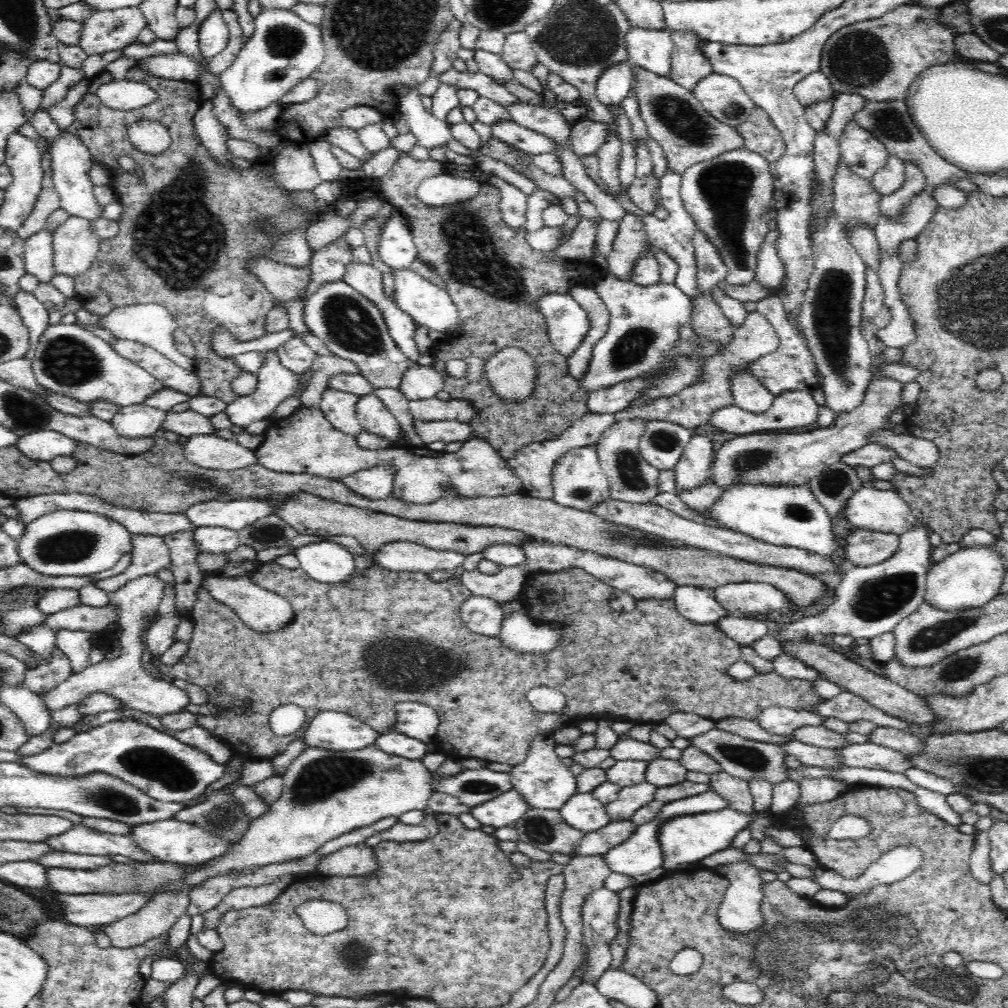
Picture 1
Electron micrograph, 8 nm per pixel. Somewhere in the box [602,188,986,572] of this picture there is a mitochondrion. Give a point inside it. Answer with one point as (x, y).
(831, 320)

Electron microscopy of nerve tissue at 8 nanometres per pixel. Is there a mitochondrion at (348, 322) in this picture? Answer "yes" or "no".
yes

